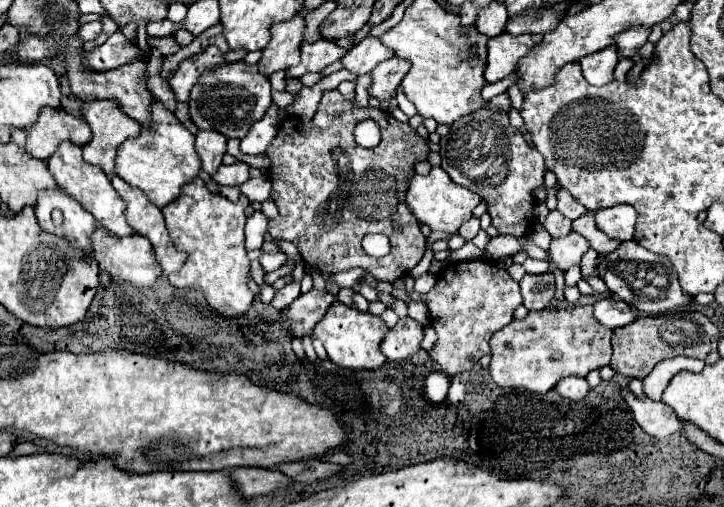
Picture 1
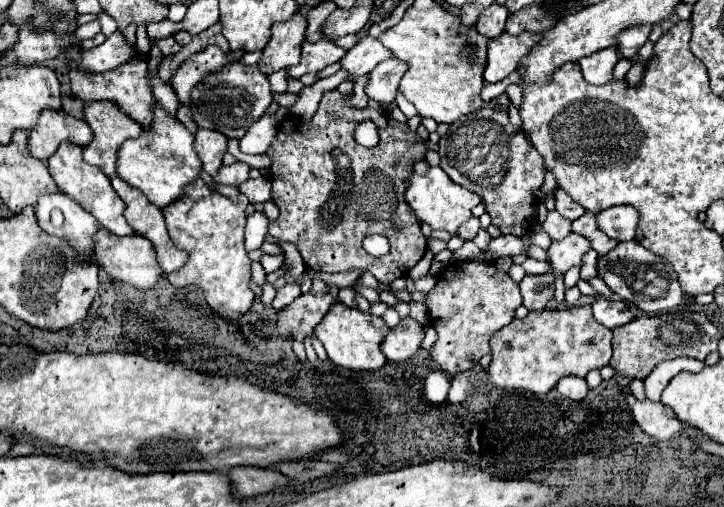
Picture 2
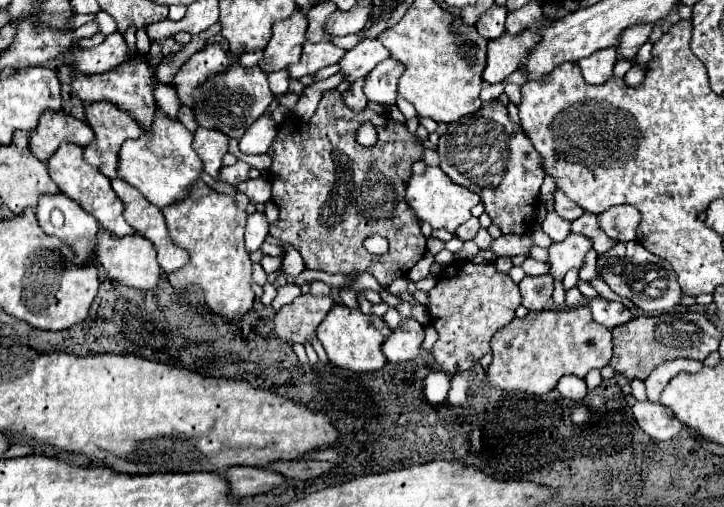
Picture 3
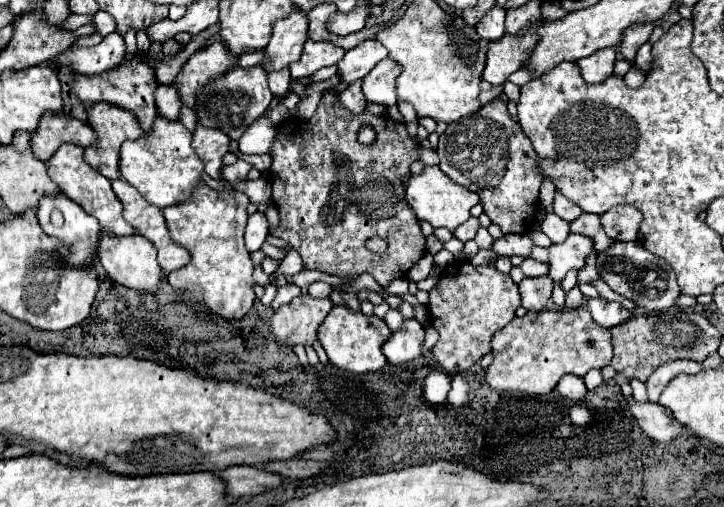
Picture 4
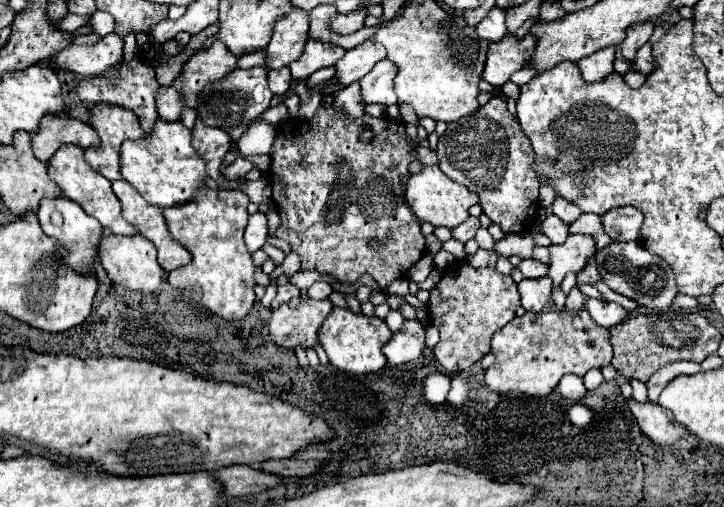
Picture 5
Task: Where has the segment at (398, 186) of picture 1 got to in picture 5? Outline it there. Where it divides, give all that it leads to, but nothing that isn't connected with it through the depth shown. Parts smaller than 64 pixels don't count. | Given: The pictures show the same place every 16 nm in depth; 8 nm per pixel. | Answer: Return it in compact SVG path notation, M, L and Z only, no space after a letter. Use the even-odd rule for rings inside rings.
M334 96L322 98L318 112L308 122L308 128L296 126L296 120L288 120L278 126L278 136L272 144L272 200L280 212L280 226L276 236L286 240L294 252L302 258L302 270L318 270L340 278L344 284L354 284L362 274L370 274L380 288L388 288L392 280L406 278L408 270L424 256L426 244L420 232L420 222L412 208L404 200L406 180L410 178L408 164L418 158L416 146L406 134L406 126L388 116L374 118L364 114L350 120L336 108ZM362 128L374 130L374 142L360 142ZM380 238L386 242L382 252L374 252L366 246L368 240Z

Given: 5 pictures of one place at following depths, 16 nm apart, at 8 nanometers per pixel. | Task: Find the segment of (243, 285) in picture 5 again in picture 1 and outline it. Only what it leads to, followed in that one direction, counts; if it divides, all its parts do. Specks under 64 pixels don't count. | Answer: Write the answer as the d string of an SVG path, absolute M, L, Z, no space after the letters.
M196 178L190 184L184 184L182 194L162 210L174 246L188 254L182 270L168 276L170 284L176 288L200 288L216 312L232 318L244 314L254 300L254 294L248 288L250 260L244 250L244 210L248 204L246 196L230 202L220 194L210 194L204 180Z

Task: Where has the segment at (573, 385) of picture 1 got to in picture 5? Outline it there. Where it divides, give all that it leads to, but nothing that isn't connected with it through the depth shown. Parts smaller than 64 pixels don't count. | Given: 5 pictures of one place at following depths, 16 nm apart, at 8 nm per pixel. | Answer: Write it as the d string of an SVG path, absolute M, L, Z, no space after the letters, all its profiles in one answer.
M566 374L558 384L558 392L572 402L580 402L586 394L586 386L584 386L582 378L578 378L574 374Z

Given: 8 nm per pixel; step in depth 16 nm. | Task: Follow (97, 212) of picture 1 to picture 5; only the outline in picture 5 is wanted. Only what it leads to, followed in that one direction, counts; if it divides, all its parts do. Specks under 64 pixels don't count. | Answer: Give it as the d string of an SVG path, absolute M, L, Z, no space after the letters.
M64 144L48 162L48 176L60 186L62 194L68 196L70 200L74 200L76 204L80 204L84 208L86 214L94 216L102 228L110 234L120 234L120 236L134 236L136 228L132 228L124 218L122 218L122 208L120 208L120 200L116 198L116 194L112 192L110 180L106 180L100 172L92 170L86 160L84 160L84 150L80 146L74 144Z

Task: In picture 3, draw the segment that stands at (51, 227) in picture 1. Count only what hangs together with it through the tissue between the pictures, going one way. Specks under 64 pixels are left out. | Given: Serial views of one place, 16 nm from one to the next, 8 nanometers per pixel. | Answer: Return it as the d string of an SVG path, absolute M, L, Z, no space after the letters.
M58 192L58 194L44 194L40 196L38 200L38 208L36 208L36 218L38 218L38 224L40 228L46 232L46 234L52 234L52 236L58 236L60 240L68 240L68 246L74 250L74 262L76 264L84 264L84 262L90 262L92 258L92 252L94 252L94 236L98 232L98 222L84 212L84 208L80 204L76 204L72 198L68 198L66 194Z

